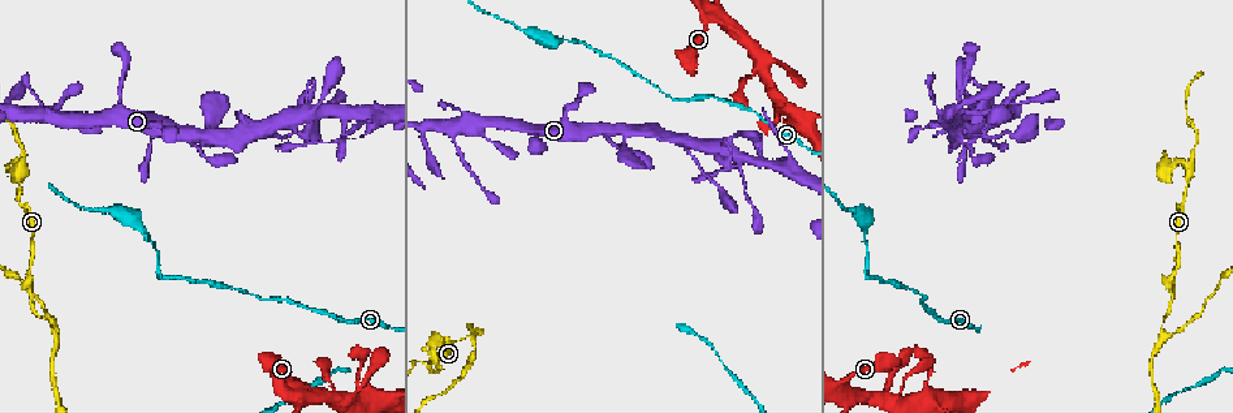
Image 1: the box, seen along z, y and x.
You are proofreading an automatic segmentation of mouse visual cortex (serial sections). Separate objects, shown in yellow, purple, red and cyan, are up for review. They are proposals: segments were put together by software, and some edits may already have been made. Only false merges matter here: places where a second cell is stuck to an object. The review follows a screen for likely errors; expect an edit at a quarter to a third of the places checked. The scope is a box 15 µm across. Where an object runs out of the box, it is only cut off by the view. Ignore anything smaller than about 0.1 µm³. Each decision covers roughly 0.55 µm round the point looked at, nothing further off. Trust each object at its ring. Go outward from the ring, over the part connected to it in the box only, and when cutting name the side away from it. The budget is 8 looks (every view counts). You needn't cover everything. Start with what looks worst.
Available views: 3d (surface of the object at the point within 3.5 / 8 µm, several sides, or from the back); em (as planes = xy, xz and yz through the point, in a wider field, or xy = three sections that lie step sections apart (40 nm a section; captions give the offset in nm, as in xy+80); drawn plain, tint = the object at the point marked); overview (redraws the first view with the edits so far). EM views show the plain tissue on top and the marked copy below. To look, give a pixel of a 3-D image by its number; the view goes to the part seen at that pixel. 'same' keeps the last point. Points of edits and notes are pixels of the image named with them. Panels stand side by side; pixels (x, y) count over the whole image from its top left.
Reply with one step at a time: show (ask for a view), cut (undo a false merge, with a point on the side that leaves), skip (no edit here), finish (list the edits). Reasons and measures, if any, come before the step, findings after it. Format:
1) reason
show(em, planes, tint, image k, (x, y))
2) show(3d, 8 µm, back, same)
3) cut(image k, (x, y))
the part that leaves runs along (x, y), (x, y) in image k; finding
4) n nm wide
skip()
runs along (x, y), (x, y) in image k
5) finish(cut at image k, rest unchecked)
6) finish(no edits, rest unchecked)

three arms meet
show(3d, 3.5 µm, back, image 1, (472, 336))

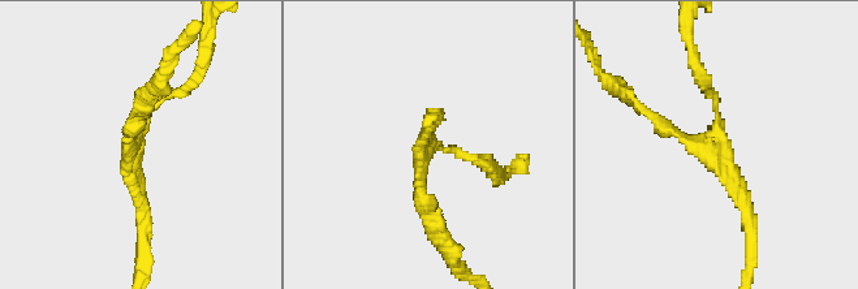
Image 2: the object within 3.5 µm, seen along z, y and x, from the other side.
3 arms; arms of 100, 150, 150 nm
show(em, xy, step 5, tint, image 2, (721, 135))

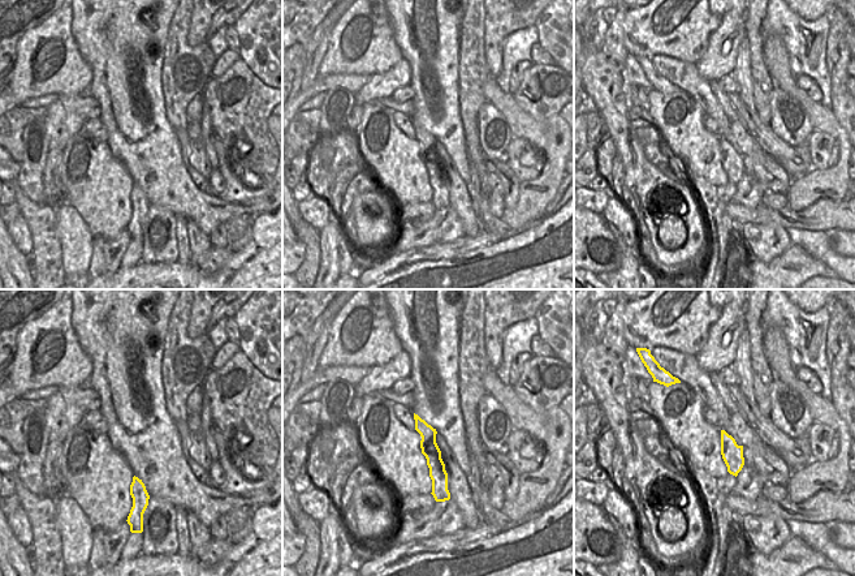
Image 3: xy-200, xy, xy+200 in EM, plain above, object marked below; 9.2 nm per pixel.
skip()
runs along (418, 421), (428, 434), (436, 491) in image 3; one cell here

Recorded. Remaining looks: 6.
abrupt turn
show(3d, 3.5 µm, image 1, (866, 273))

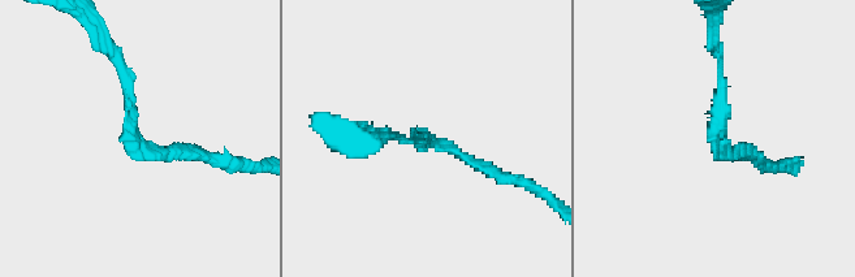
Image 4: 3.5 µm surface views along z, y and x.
arms of 150, 150 nm; shape alone is not enough
show(em, xy, step 5, tint, image 4, (725, 138))

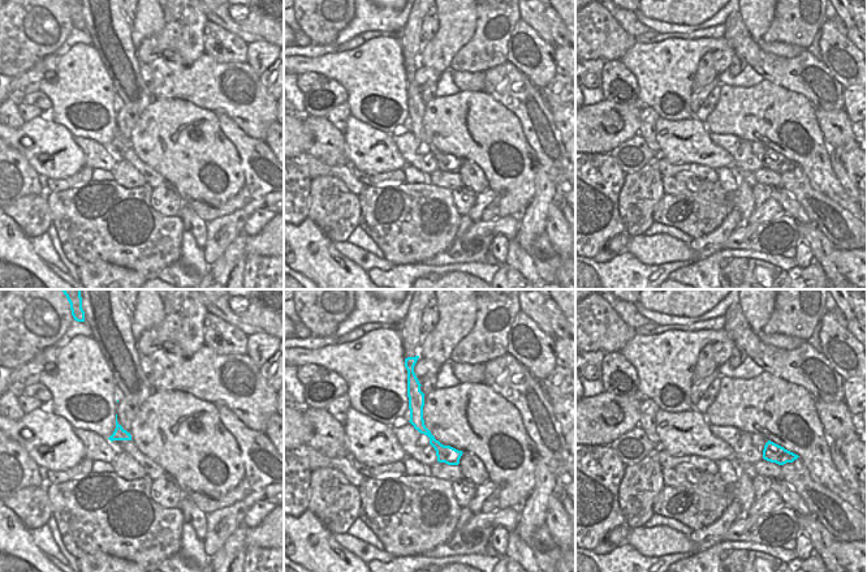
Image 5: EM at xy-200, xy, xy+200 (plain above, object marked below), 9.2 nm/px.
170 nm wide
skip()
runs along (413, 382), (418, 424), (454, 461) in image 5; continuous, no second cell

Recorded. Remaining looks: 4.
arms run side by side
show(3d, 8 µm, image 1, (712, 17))

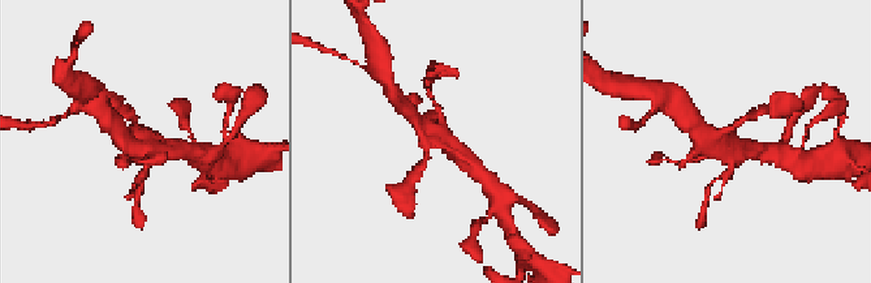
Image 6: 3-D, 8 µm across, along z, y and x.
need the tissue
show(em, xy, step 2, tint, image 6, (725, 138))

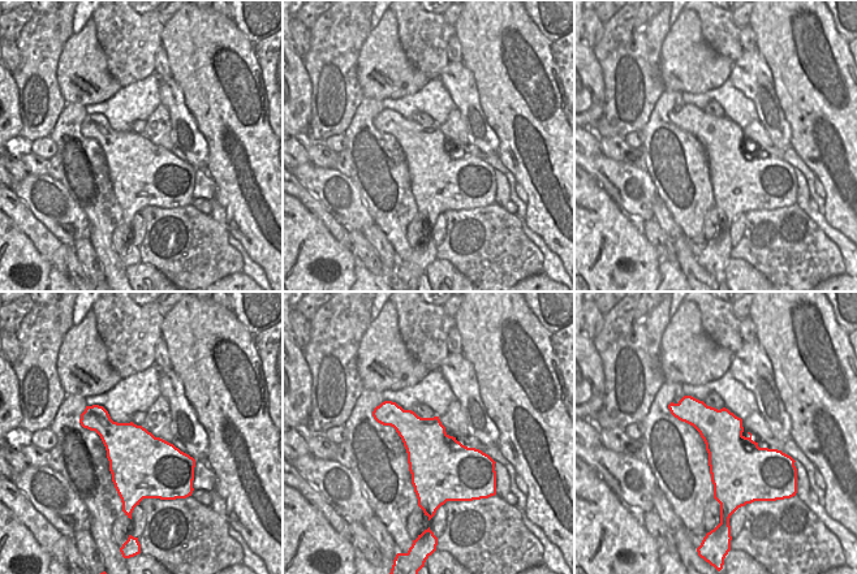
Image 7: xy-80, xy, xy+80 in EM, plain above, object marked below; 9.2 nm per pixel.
skip()
runs along (133, 115), (154, 150), (173, 151) in image 6; all the same cell

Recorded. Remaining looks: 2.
finish(no edits, rest unchecked)

